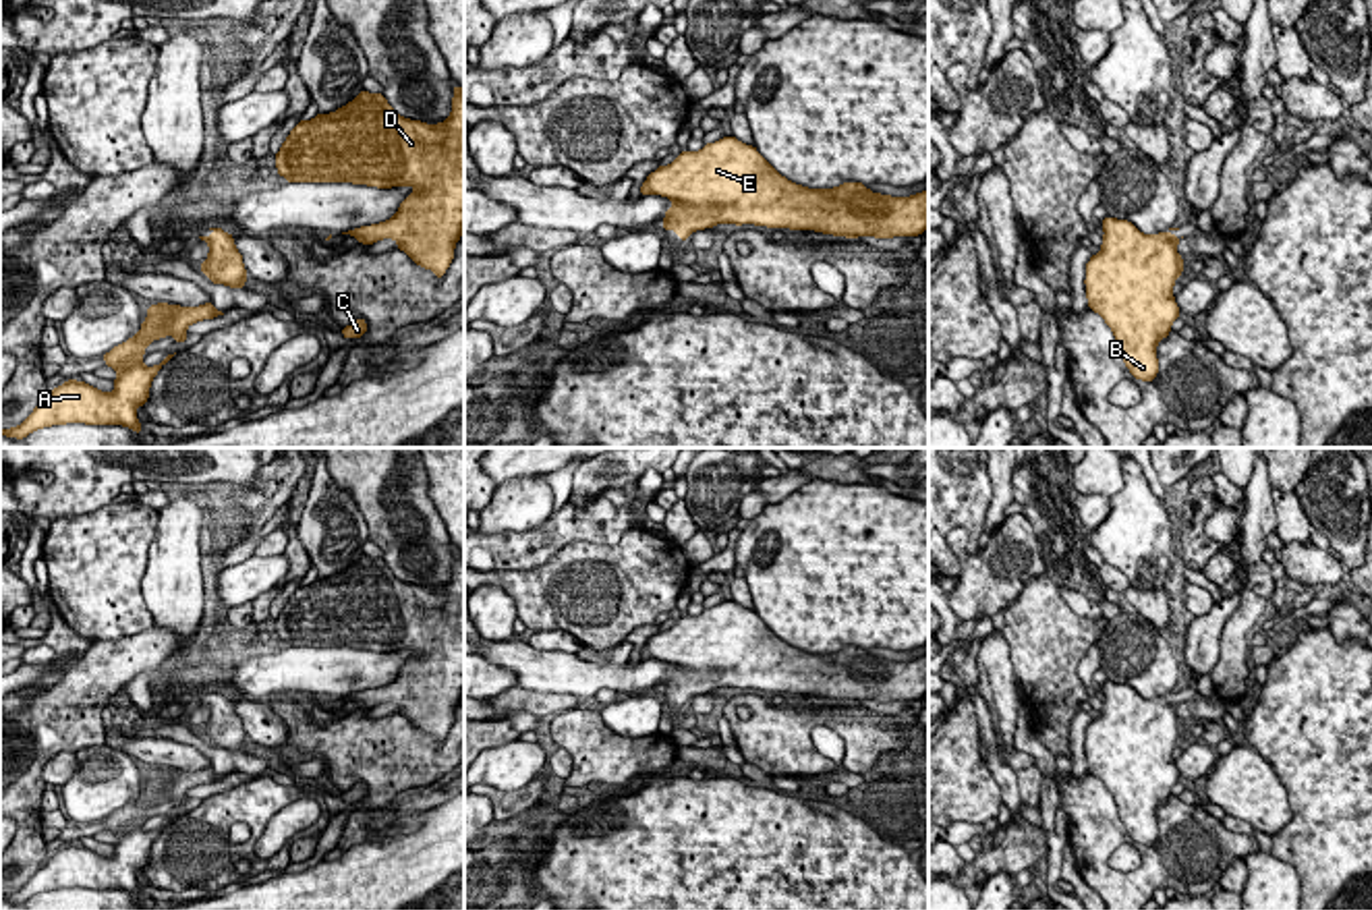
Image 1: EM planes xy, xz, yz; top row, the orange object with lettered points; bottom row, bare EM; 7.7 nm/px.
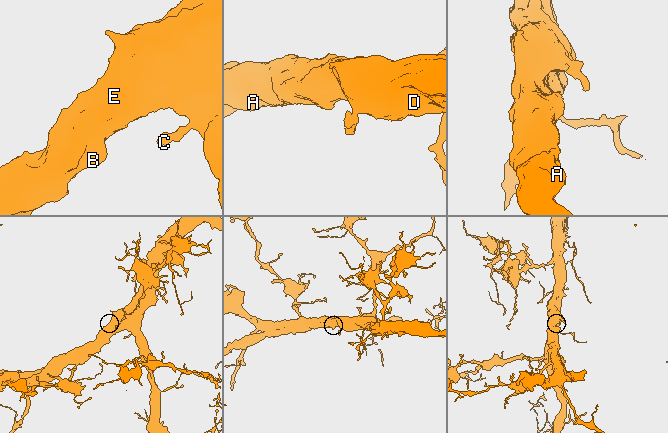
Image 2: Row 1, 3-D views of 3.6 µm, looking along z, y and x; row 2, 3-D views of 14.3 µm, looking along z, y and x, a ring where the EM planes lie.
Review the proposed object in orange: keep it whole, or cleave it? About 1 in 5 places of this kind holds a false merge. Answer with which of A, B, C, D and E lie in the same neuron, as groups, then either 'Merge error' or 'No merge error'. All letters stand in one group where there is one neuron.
Groups: A B C D E. No merge error

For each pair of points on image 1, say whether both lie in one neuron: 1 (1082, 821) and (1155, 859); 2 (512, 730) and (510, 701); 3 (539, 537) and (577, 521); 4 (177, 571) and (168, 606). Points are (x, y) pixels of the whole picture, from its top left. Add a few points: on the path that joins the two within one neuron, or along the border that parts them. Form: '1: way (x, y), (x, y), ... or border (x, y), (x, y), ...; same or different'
1: way (1093, 846), (1093, 859), (1113, 879), (1132, 879); same
2: border (539, 716), (512, 712), (498, 720), (486, 720); different
3: way (548, 537), (568, 525); same
4: way (173, 579), (173, 598); same

